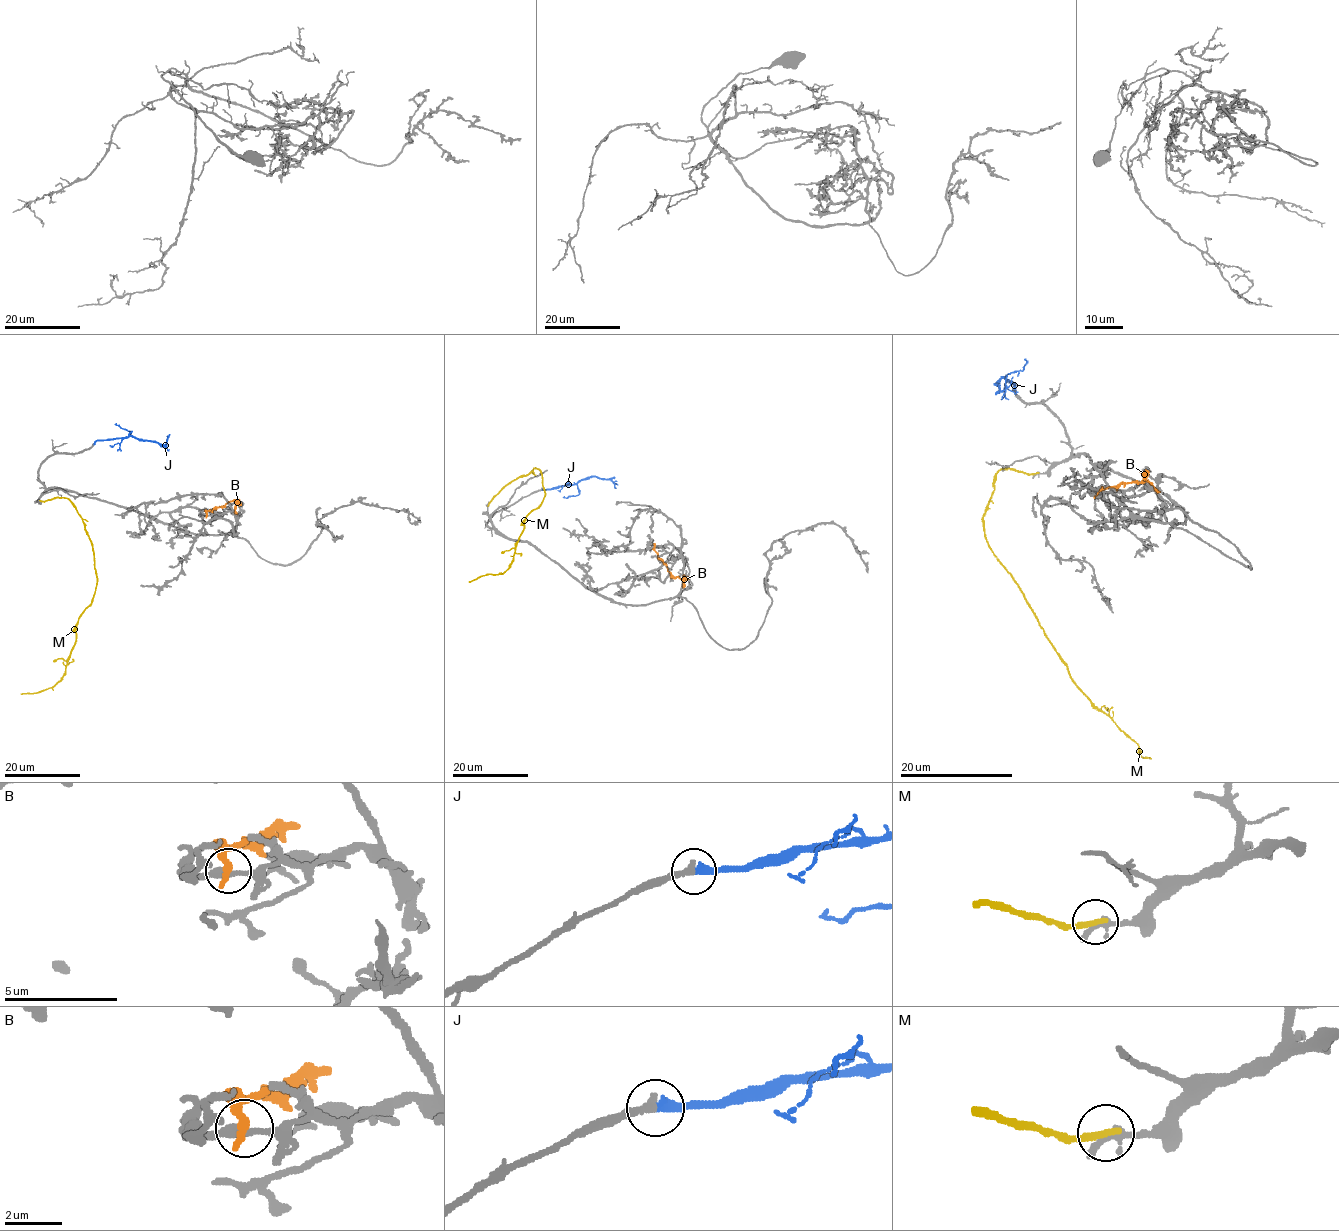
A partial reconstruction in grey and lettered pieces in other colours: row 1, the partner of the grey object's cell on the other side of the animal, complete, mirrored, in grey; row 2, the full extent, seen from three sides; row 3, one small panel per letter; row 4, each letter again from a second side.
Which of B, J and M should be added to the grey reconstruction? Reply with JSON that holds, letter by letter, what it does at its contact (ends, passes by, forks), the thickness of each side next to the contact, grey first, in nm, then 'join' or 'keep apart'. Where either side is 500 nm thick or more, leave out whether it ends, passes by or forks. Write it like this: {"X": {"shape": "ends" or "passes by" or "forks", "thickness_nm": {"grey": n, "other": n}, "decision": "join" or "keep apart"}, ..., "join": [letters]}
{"B": {"shape": "ends", "thickness_nm": {"grey": 240, "other": 360}, "decision": "keep apart"}, "J": {"shape": "ends", "thickness_nm": {"grey": 300, "other": 280}, "decision": "join"}, "M": {"shape": "ends", "thickness_nm": {"grey": 340, "other": 240}, "decision": "keep apart"}, "join": ["J"]}

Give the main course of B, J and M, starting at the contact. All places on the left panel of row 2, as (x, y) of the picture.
B: (206, 515), (206, 511), (234, 501), (237, 514)
J: (93, 444), (130, 436), (163, 445), (168, 435)
M: (40, 501), (67, 498), (77, 512), (92, 549), (95, 592), (78, 619), (66, 672), (50, 688), (20, 694)

